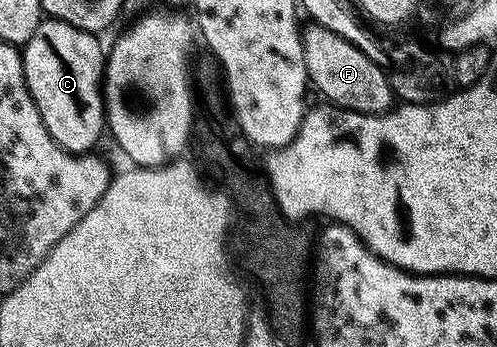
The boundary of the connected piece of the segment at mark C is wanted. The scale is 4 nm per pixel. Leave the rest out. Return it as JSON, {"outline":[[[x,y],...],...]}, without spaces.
{"outline":[[[44,19],[21,50],[26,86],[40,111],[48,135],[70,153],[89,153],[106,129],[102,95],[104,45],[93,33],[60,20]]]}

